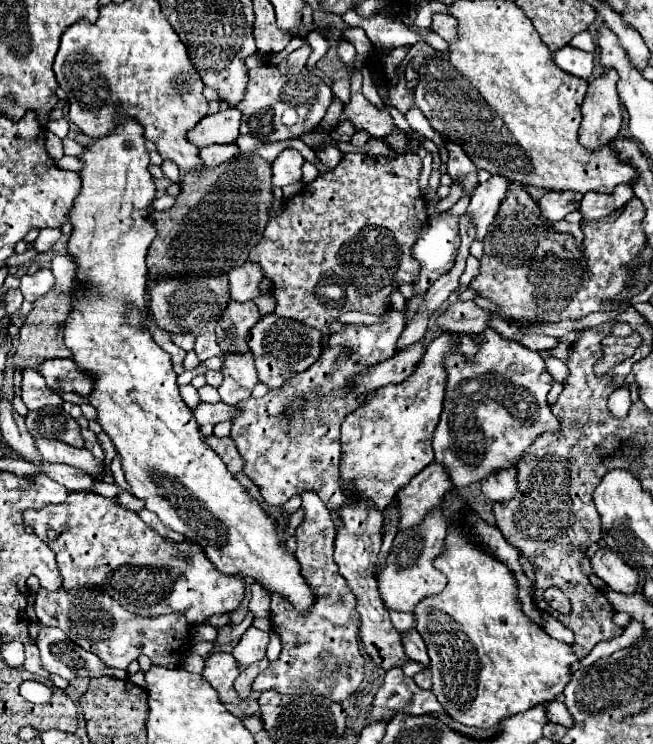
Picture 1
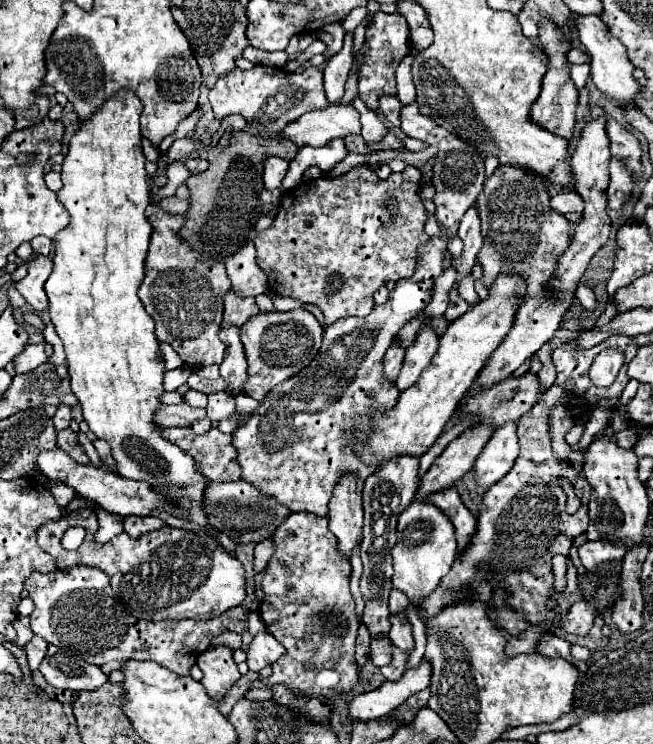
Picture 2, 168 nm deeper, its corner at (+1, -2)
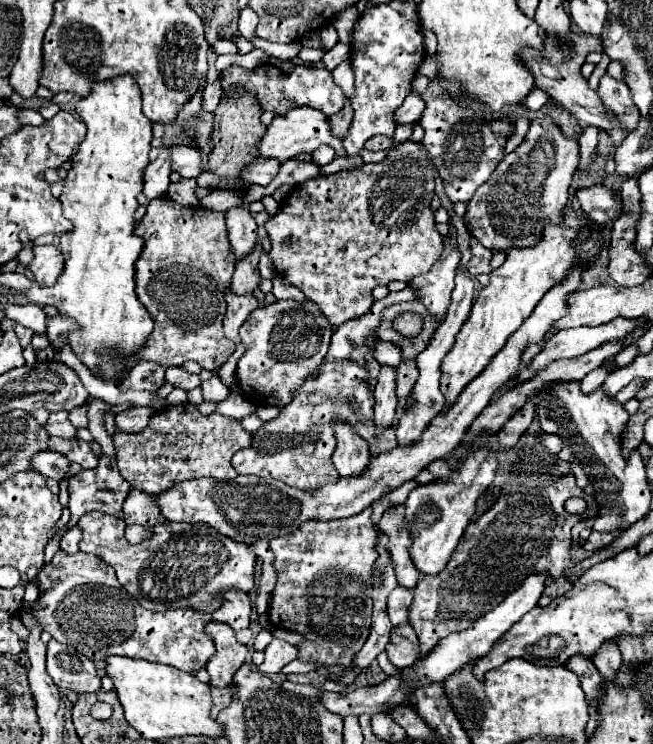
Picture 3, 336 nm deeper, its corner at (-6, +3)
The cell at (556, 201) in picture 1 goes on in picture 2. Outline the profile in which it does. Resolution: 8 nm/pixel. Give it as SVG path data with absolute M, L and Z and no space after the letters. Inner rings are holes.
M560 192L556 196L552 196L550 206L560 212L560 214L568 214L568 212L582 212L584 210L584 202L576 192Z

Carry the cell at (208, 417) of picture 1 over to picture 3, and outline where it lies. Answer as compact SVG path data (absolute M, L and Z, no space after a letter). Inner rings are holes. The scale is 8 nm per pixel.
M131 407L119 415L115 415L115 423L117 423L117 431L141 431L149 425L151 417L157 413L157 409L151 407Z

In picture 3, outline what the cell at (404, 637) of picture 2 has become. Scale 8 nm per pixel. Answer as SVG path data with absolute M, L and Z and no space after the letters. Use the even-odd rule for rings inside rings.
M397 587L389 595L387 613L389 613L389 619L391 619L393 627L401 627L401 625L409 623L409 605L411 605L411 599L413 599L411 591L409 589L401 589L401 587Z

